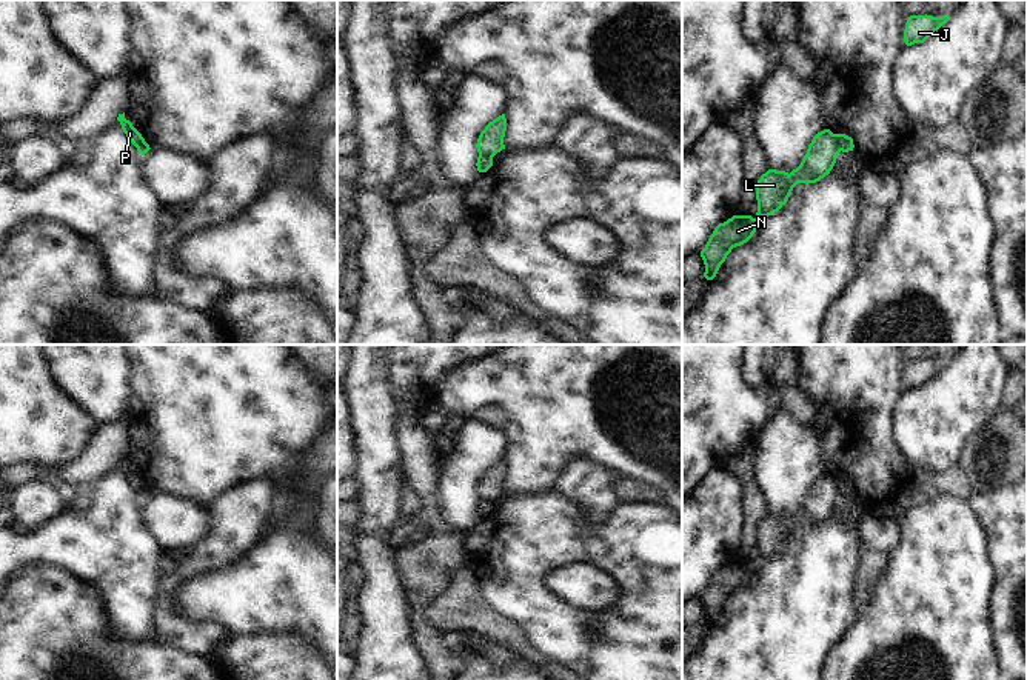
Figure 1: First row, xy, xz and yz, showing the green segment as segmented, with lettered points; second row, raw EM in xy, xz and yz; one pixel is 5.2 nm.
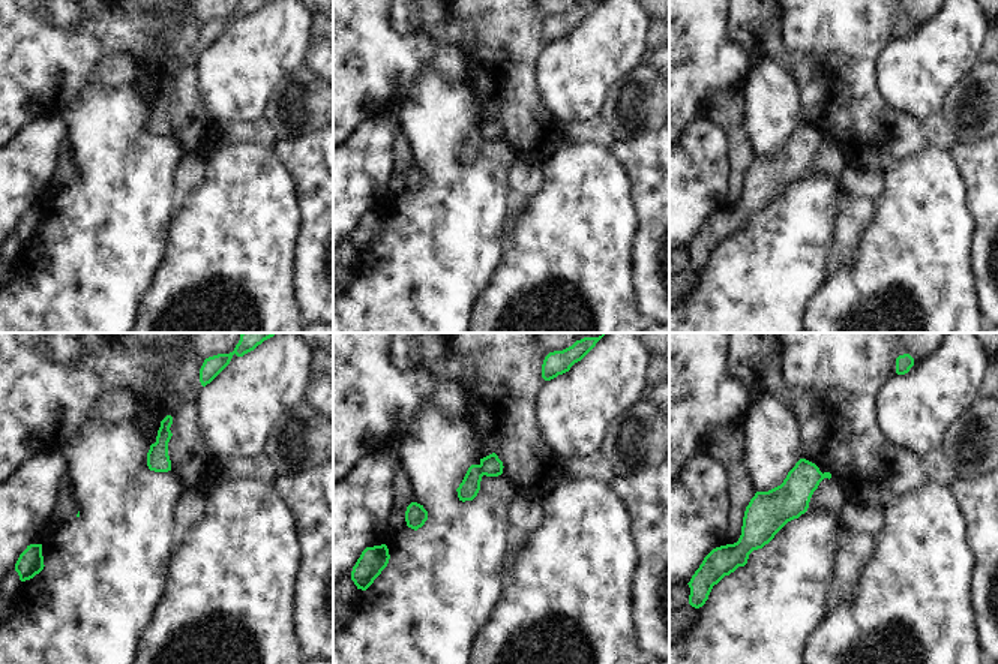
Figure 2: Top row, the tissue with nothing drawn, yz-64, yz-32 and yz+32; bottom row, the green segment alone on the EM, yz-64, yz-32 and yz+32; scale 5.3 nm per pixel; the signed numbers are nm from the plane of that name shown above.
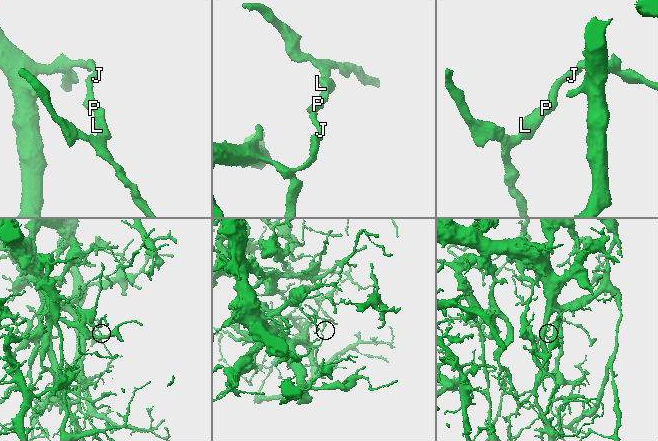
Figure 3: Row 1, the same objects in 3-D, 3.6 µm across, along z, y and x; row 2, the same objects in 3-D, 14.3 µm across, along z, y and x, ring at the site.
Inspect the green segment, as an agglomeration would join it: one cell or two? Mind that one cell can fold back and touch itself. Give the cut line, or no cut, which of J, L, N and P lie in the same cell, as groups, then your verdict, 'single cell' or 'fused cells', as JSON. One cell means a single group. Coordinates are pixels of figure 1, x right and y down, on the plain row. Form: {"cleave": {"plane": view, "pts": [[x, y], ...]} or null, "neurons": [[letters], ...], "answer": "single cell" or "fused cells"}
{"cleave": {"plane": "yz", "pts": [[833, 479], [839, 496]]}, "neurons": [["J", "P"], ["L", "N"]], "answer": "fused cells"}

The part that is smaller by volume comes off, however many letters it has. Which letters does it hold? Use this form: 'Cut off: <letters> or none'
Cut off: L, N

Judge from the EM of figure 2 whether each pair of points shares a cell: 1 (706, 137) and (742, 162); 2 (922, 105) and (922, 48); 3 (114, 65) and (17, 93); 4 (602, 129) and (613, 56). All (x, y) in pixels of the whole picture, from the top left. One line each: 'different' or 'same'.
1: different
2: same
3: different
4: different

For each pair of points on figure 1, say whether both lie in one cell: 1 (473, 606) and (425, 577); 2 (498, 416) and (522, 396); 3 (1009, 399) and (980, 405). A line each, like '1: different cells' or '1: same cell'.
1: different cells
2: different cells
3: different cells

